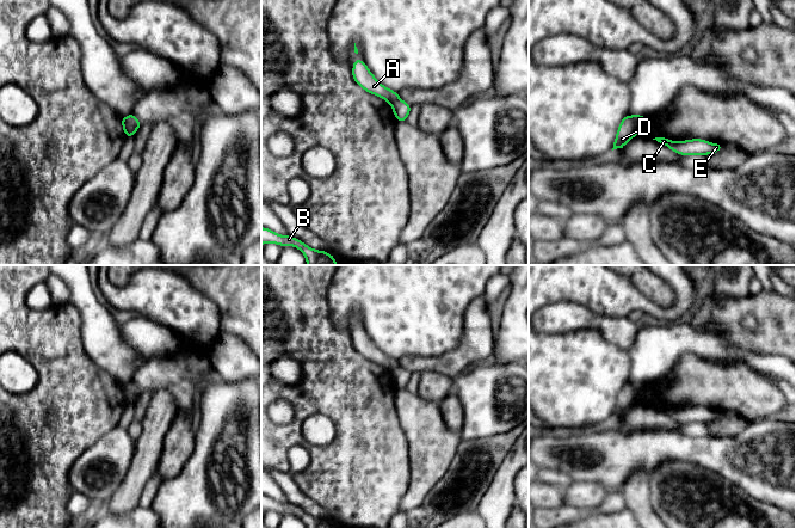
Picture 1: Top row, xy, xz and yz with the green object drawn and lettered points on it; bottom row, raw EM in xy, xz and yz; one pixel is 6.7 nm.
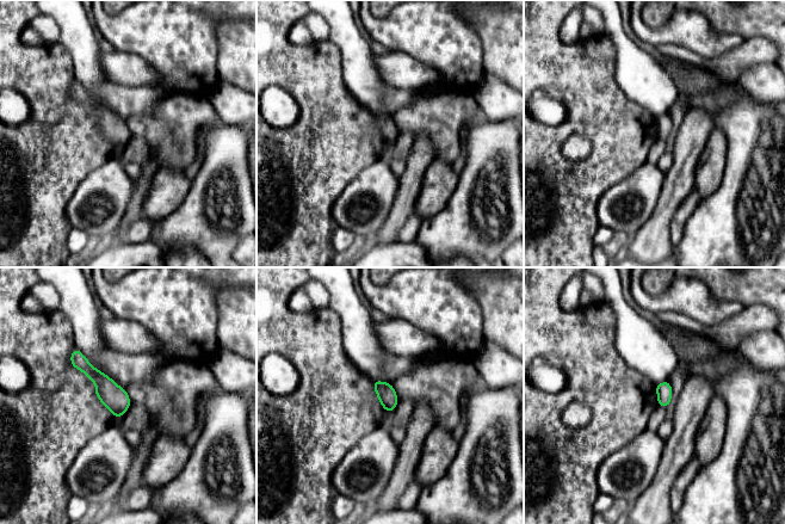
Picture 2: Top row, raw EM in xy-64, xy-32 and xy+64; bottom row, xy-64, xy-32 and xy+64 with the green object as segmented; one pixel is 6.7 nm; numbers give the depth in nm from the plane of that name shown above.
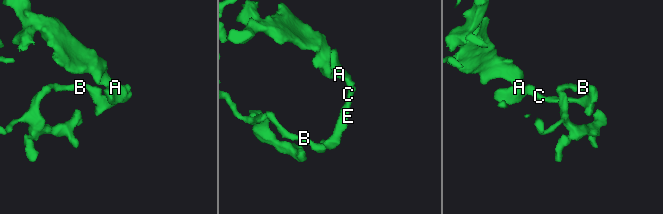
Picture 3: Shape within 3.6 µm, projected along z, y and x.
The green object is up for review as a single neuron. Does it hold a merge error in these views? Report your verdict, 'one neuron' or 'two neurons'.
two neurons

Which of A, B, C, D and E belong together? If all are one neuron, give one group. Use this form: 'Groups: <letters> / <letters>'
Groups: A D / B C E

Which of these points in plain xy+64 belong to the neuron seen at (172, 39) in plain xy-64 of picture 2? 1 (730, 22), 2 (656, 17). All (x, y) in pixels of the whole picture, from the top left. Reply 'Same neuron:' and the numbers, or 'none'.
Same neuron: none

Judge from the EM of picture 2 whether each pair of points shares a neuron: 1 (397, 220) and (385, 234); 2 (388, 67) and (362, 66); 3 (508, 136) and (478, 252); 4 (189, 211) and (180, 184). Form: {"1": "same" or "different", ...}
{"1": "same", "2": "different", "3": "same", "4": "different"}

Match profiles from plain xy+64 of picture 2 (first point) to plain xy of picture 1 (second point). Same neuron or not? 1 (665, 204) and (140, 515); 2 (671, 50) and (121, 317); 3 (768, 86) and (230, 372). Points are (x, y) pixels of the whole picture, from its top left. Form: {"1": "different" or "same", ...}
{"1": "different", "2": "same", "3": "same"}

